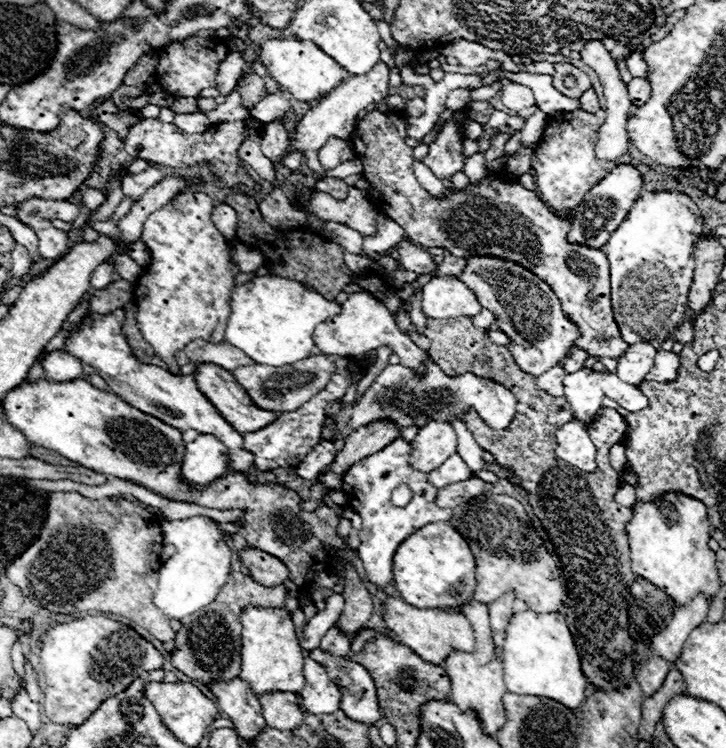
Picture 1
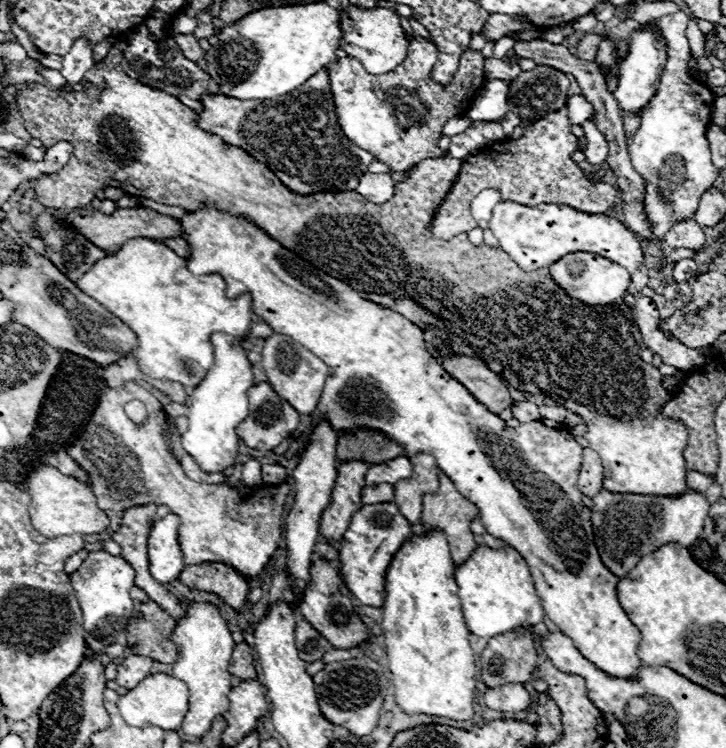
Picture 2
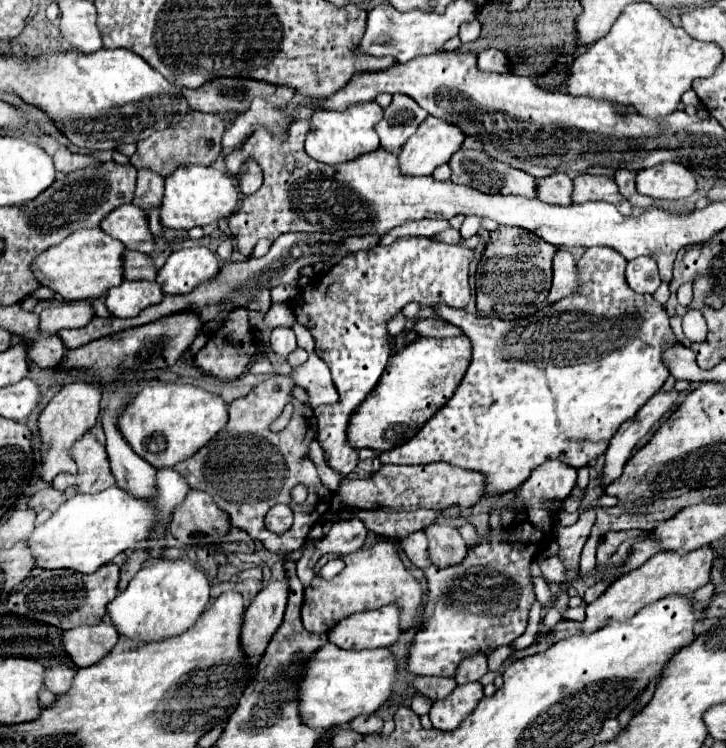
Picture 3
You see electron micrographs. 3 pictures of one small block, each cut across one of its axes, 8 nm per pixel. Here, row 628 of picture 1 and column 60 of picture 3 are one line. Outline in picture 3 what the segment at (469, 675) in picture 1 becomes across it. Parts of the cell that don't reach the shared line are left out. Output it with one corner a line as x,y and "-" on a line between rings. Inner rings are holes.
88,432
80,440
76,440
70,448
70,456
76,462
78,472
56,476
52,480
54,488
66,490
68,486
76,486
80,494
96,494
116,484
106,458
106,450
94,438
94,434

